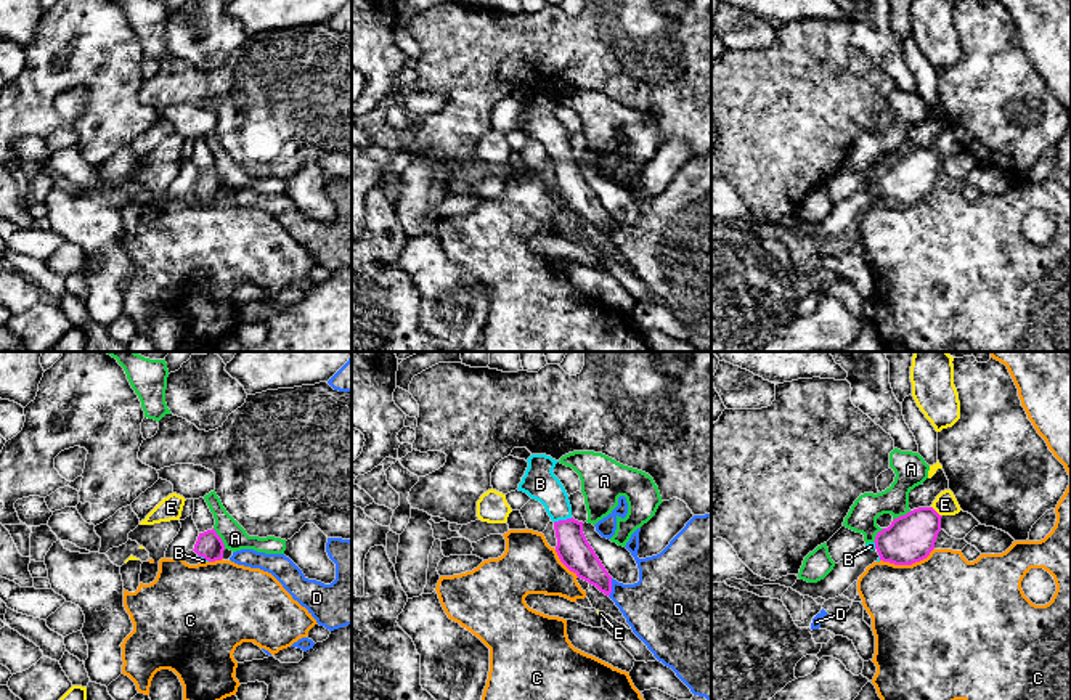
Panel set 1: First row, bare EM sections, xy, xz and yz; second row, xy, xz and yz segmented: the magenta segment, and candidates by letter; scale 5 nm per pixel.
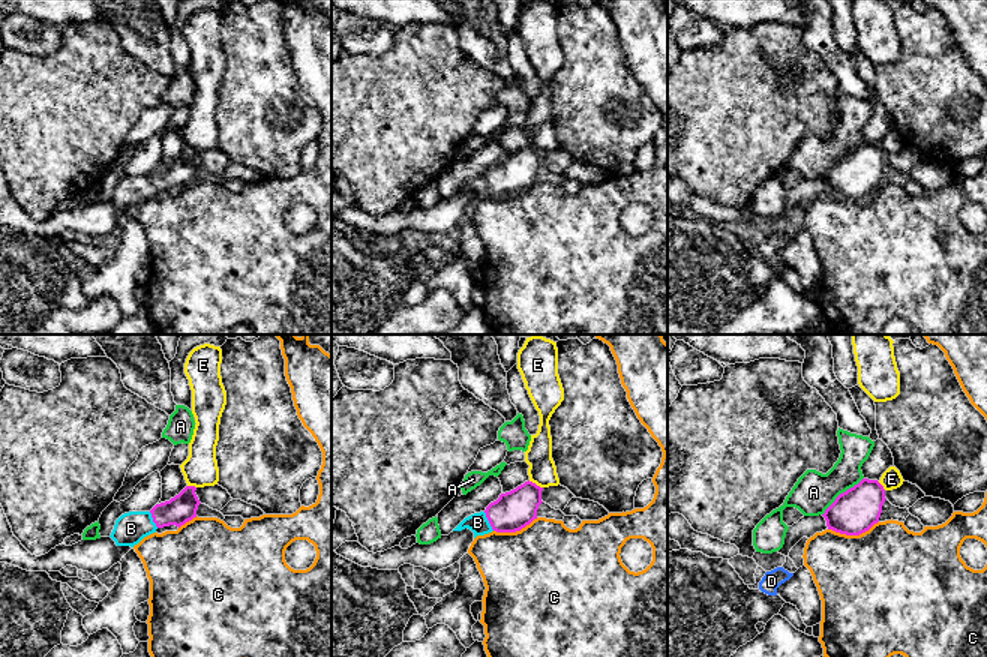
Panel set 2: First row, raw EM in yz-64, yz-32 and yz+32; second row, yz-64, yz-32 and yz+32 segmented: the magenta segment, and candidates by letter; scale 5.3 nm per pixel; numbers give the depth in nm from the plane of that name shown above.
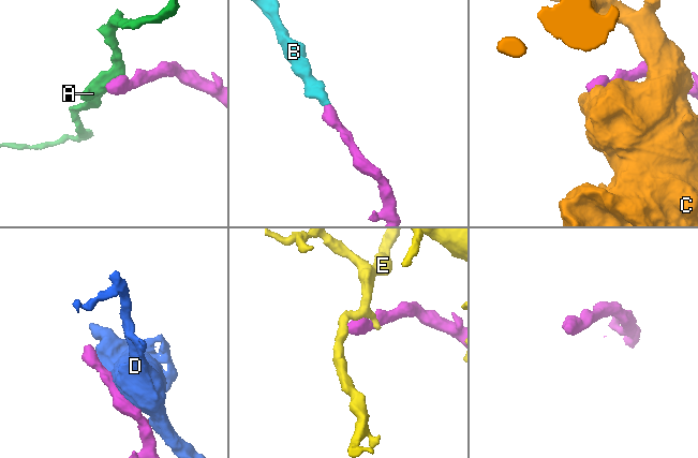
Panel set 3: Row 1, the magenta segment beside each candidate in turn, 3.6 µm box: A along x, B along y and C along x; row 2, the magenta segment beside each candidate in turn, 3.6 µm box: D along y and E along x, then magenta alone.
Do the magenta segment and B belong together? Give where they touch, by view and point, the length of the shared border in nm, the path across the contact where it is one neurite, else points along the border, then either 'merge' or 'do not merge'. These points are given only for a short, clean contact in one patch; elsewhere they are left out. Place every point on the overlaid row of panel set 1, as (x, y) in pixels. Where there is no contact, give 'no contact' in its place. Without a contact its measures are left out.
xz (562, 520) | 100 nm | across xz (575, 553), (562, 520), (556, 500), (540, 484) | merge

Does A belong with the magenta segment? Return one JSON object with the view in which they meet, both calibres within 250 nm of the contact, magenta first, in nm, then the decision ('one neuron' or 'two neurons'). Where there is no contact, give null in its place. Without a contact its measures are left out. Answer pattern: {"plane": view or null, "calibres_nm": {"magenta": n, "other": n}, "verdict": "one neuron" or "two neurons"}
{"plane": "xy", "calibres_nm": {"magenta": 140, "other": 130}, "verdict": "two neurons"}

